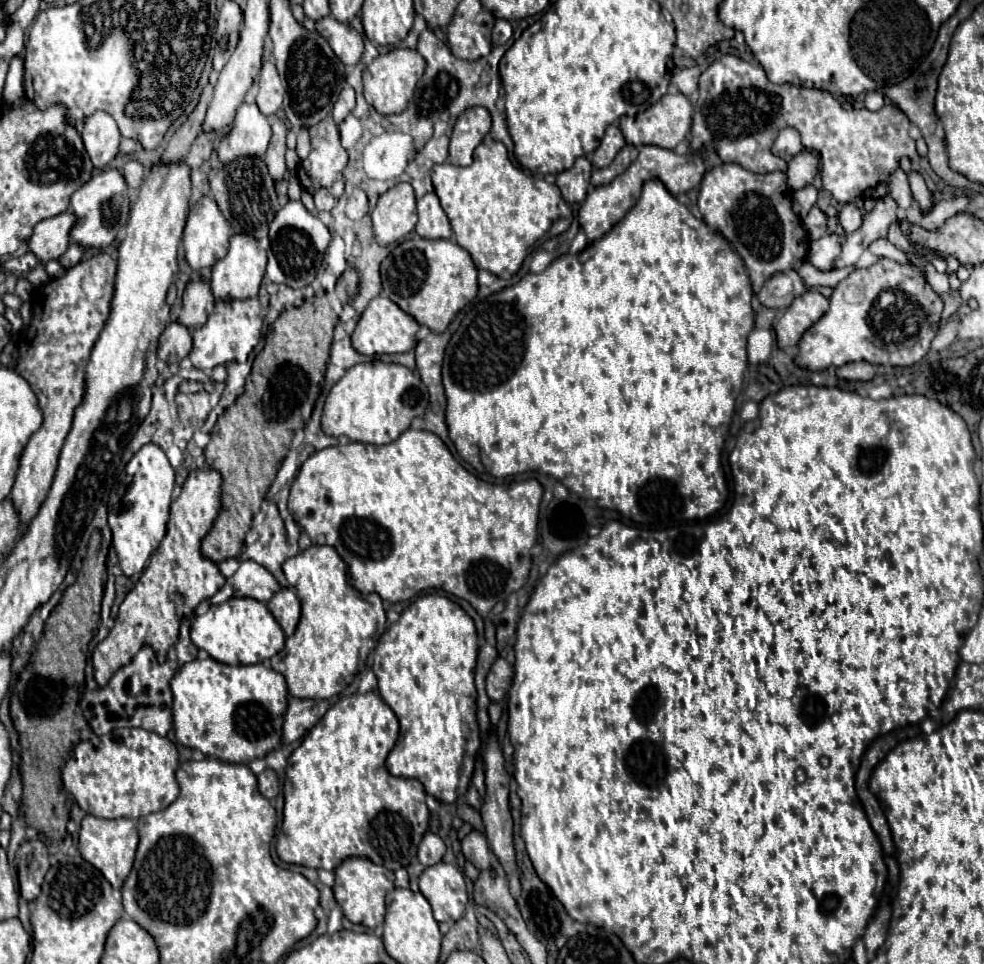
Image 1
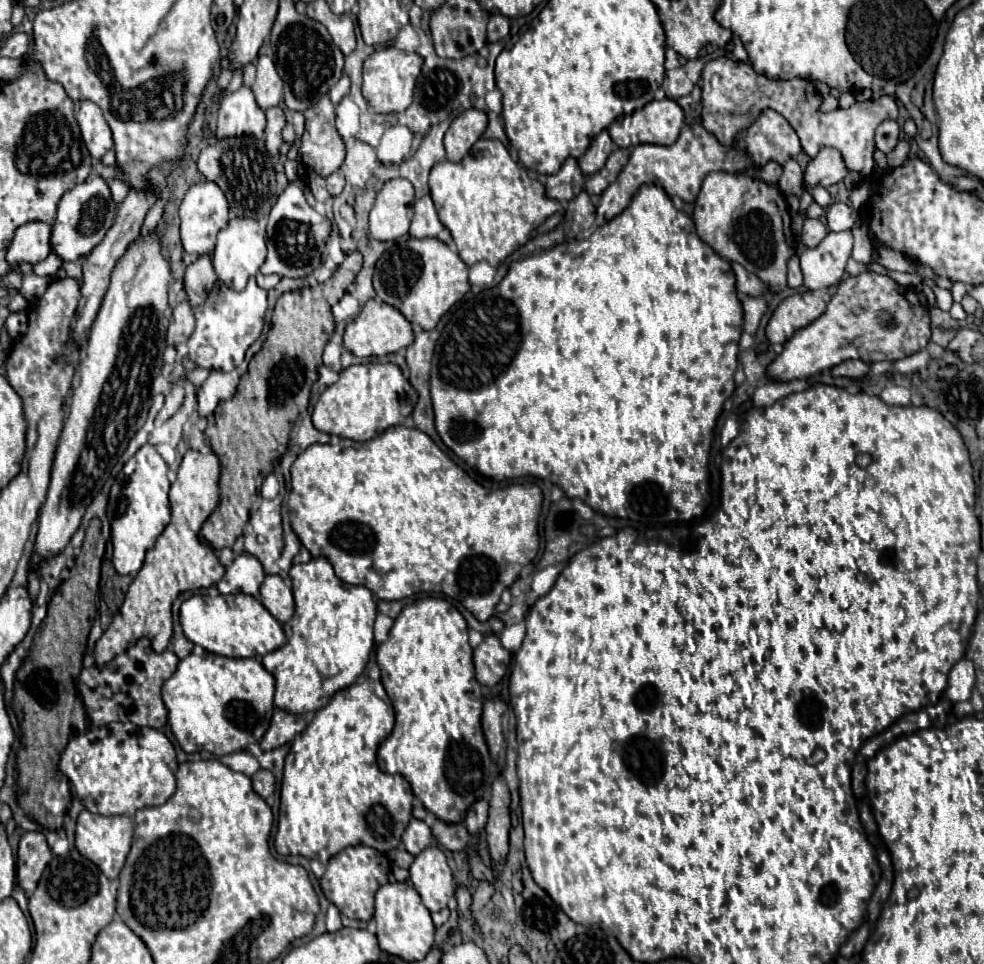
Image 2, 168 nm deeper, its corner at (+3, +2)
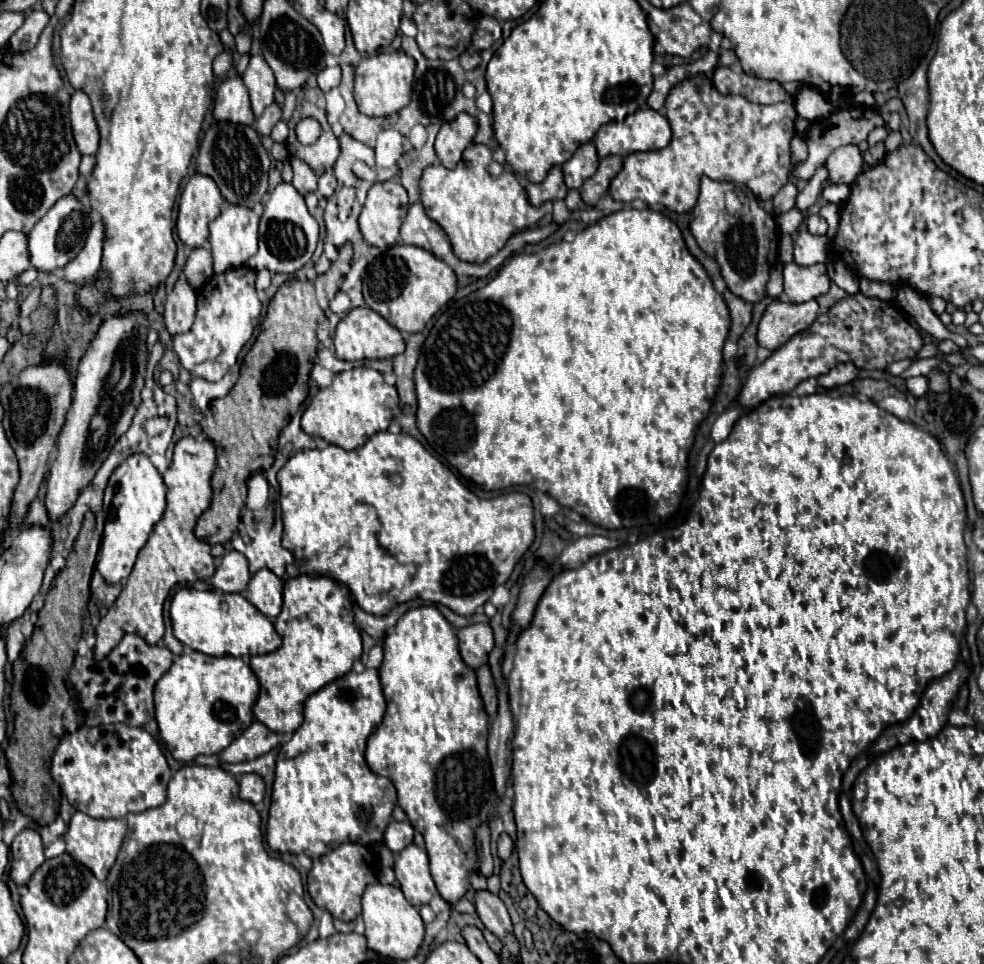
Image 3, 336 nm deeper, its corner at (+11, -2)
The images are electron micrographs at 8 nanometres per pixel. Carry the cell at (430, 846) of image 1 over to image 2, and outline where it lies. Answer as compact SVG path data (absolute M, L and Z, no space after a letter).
M412 819L402 833L402 843L408 853L418 855L420 851L424 851L424 847L428 847L432 843L432 831L424 821Z

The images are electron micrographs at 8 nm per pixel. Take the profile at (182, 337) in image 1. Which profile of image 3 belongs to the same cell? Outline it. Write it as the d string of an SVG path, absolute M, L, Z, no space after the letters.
M180 277L174 291L166 299L164 325L172 337L190 331L196 313L196 291Z

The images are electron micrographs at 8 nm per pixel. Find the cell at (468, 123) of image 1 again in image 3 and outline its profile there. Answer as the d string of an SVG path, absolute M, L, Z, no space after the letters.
M460 113L454 121L448 121L440 127L434 147L446 169L454 169L458 165L458 161L462 159L462 151L472 143L476 131L478 123L468 113Z

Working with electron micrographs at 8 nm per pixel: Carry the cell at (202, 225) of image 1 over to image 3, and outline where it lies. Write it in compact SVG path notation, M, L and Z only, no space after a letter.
M194 175L186 183L180 203L176 233L188 247L202 247L208 241L208 223L220 215L224 199L212 179Z

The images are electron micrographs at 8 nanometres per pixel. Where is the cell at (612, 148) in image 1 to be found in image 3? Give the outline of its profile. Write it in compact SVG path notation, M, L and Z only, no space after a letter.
M584 143L576 149L576 153L572 155L572 159L568 159L564 165L562 165L562 171L564 171L564 181L570 189L580 189L580 185L584 183L584 179L592 177L596 173L596 167L598 167L598 153L596 153L596 147L594 143Z

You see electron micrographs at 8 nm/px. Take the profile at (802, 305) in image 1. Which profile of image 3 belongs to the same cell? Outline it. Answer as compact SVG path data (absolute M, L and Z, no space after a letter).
M776 299L762 315L758 325L758 343L770 351L776 351L792 335L808 329L818 313L820 309L814 299L806 303L788 303Z

